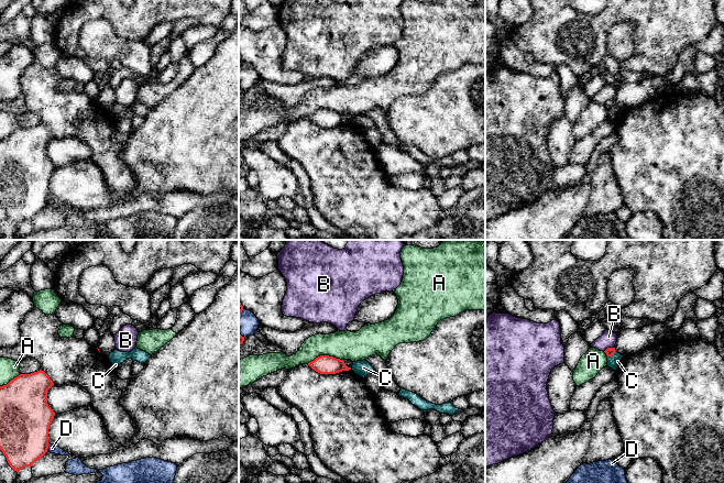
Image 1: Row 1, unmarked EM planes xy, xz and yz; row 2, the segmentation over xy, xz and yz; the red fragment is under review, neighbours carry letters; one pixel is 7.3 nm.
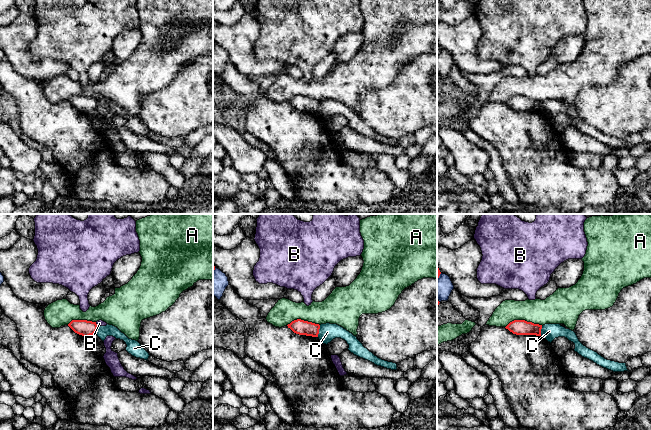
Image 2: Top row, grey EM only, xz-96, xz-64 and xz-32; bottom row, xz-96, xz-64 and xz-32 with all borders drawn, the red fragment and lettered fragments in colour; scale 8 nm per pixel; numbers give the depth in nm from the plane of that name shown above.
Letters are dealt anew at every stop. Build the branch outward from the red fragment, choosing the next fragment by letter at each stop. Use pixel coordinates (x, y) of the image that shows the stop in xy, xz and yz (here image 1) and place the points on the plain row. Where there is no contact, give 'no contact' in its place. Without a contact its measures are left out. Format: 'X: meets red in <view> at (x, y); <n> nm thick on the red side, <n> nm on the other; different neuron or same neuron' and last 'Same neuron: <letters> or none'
A: meets red in xz at (325, 109); 140 nm thick on the red side, 200 nm on the other; different neuron
B: meets red in yz at (609, 101); 60 nm thick on the red side, 120 nm on the other; different neuron
C: meets red in yz at (612, 108); 60 nm thick on the red side, 90 nm on the other; different neuron
D: meets red in xy at (47, 201); 360 nm thick on the red side, 60 nm on the other; different neuron
Same neuron: none

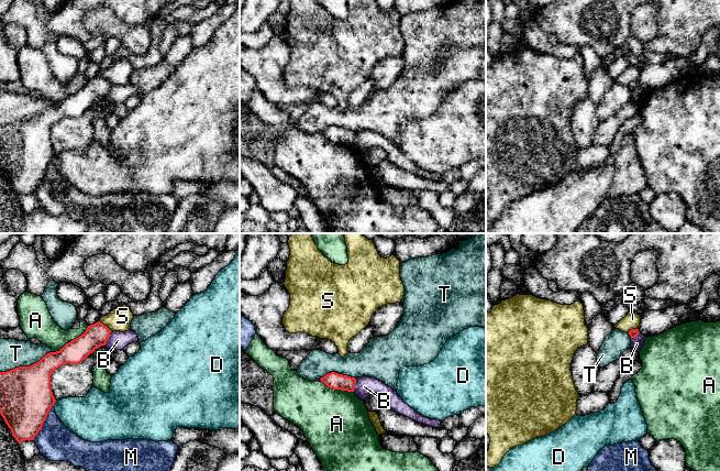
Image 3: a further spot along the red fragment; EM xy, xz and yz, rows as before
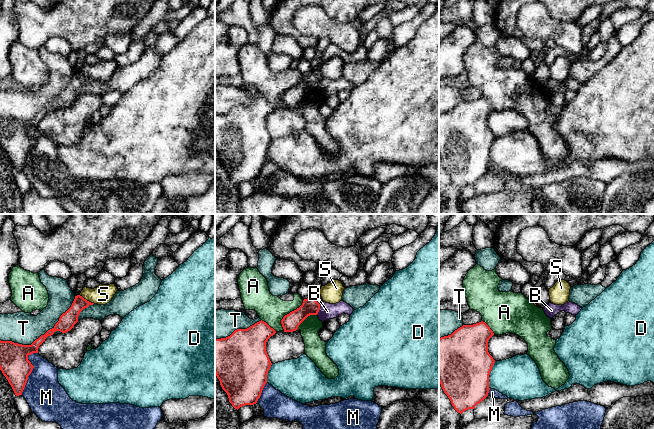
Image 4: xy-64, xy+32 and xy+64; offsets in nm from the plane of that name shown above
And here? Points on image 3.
A: meets red in xy at (72, 94); 170 nm thick on the red side, 190 nm on the other; different neuron
B: meets red in xy at (108, 91); 170 nm thick on the red side, 130 nm on the other; different neuron
D: meets red in xy at (54, 156); 380 nm thick on the red side, 280 nm on the other; different neuron
M: meets red in xy at (43, 176); 380 nm thick on the red side, 260 nm on the other; different neuron
S: meets red in xy at (106, 79); 170 nm thick on the red side, 170 nm on the other; different neuron
T: meets red in xy at (25, 120); 380 nm thick on the red side, 200 nm on the other; different neuron
Same neuron: none

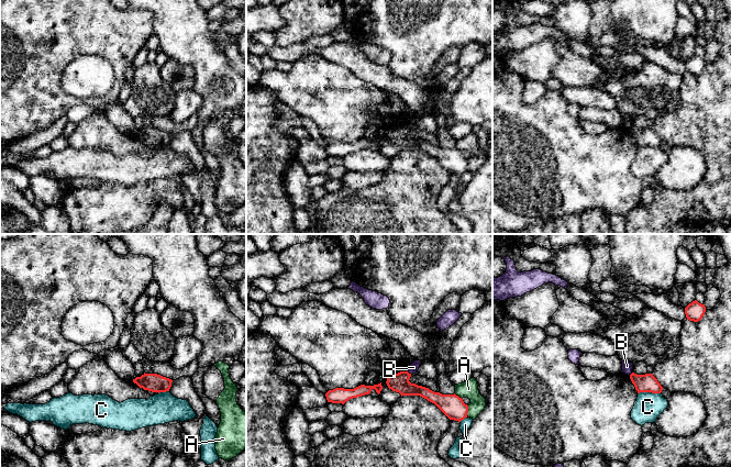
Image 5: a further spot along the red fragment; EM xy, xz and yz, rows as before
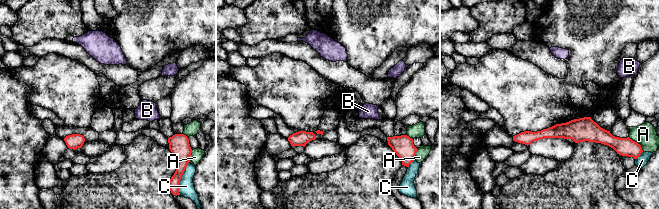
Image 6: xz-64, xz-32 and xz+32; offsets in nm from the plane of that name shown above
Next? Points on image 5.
A: meets red in xz at (467, 165); 170 nm thick on the red side, 130 nm on the other; different neuron
B: meets red in xz at (408, 126); 140 nm thick on the red side, 70 nm on the other; different neuron
C: meets red in yz at (649, 145); 140 nm thick on the red side, 200 nm on the other; different neuron
Same neuron: none

